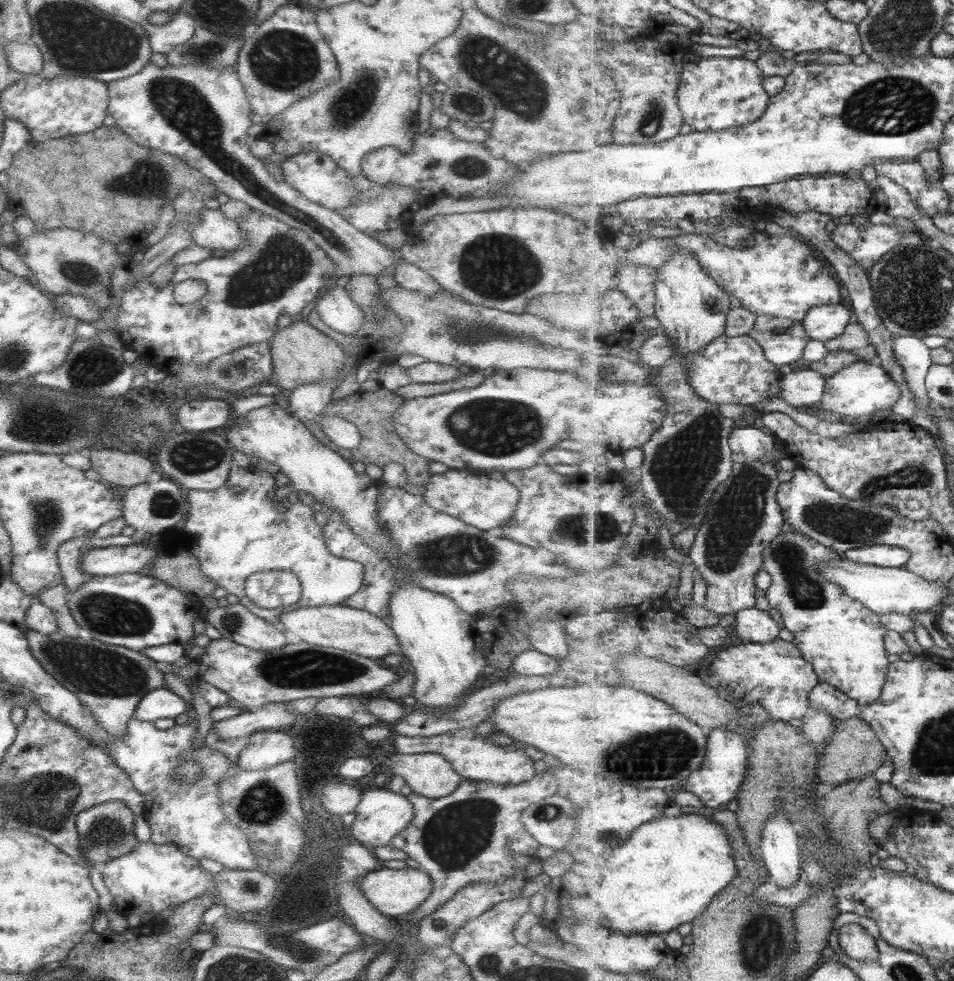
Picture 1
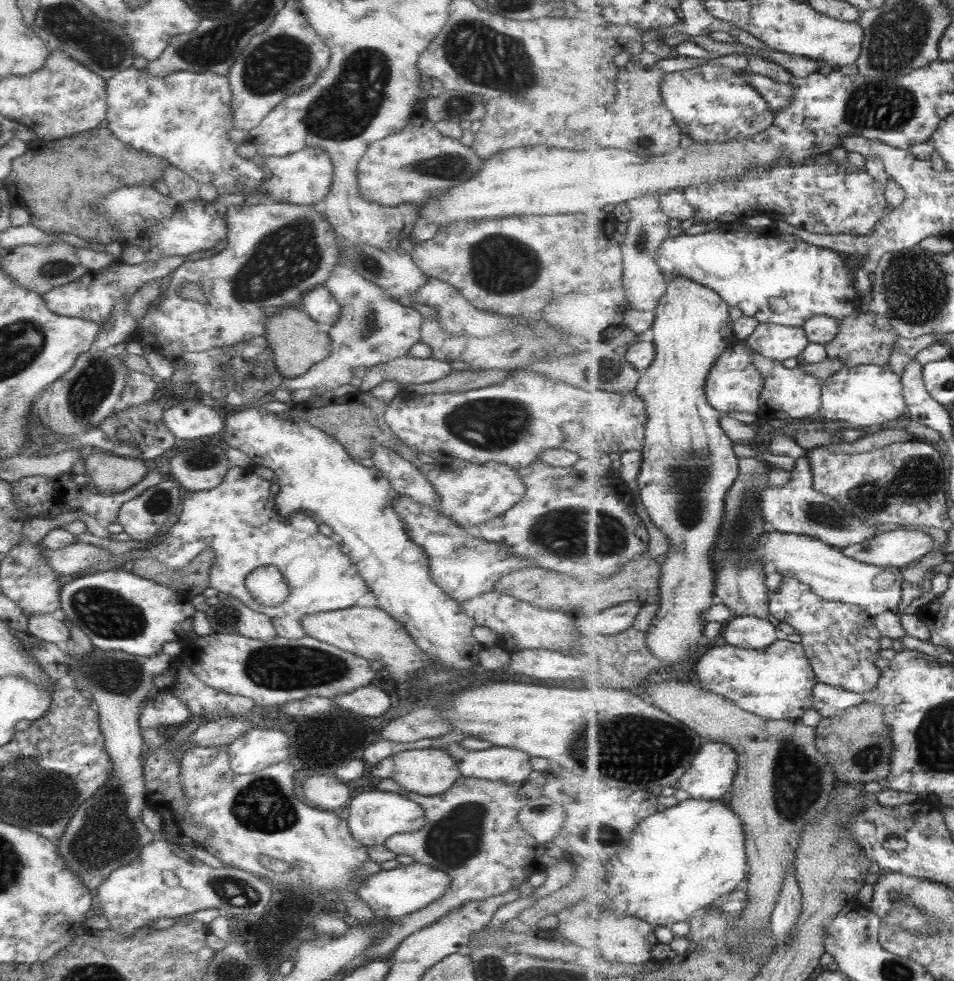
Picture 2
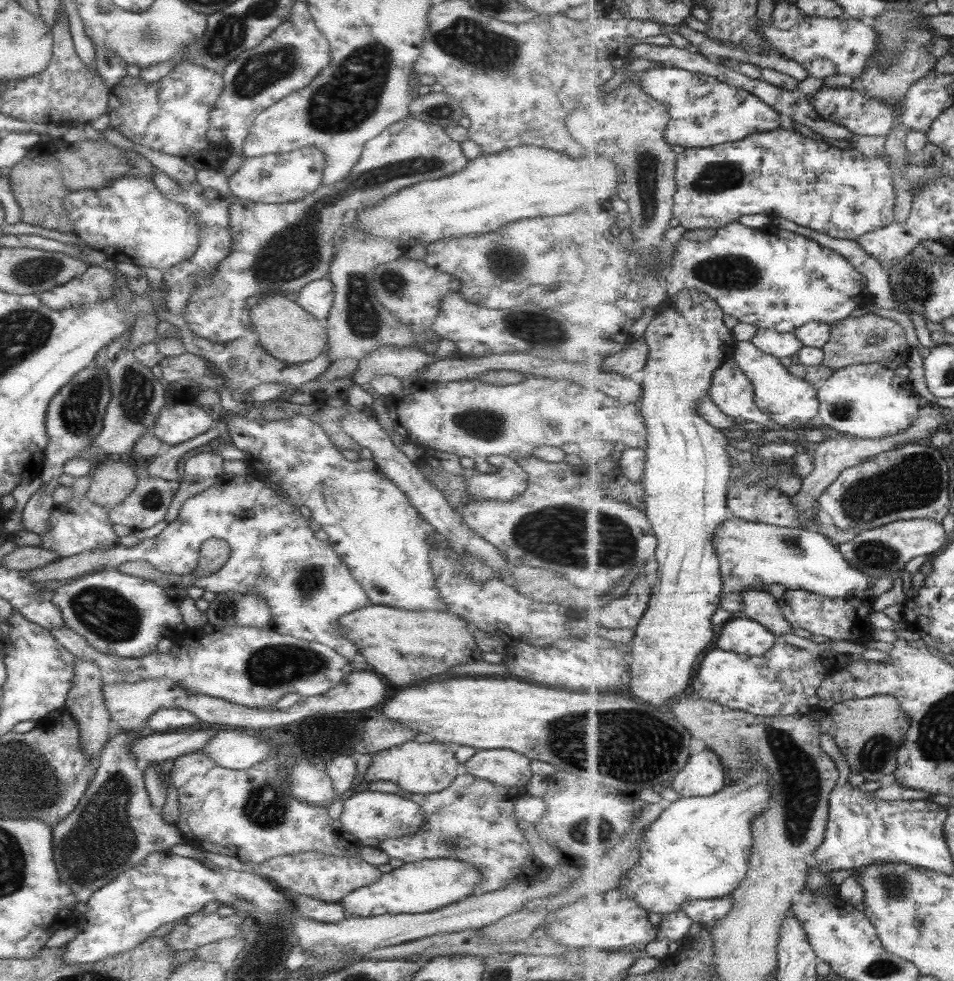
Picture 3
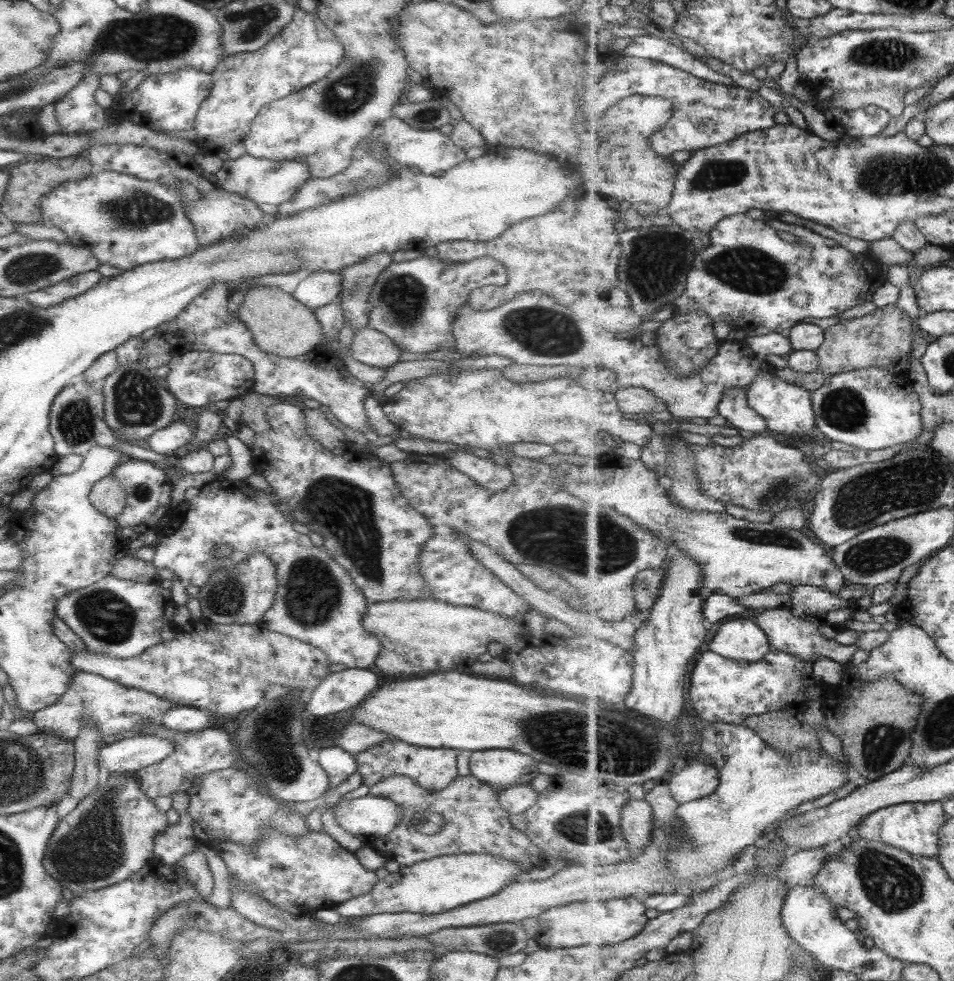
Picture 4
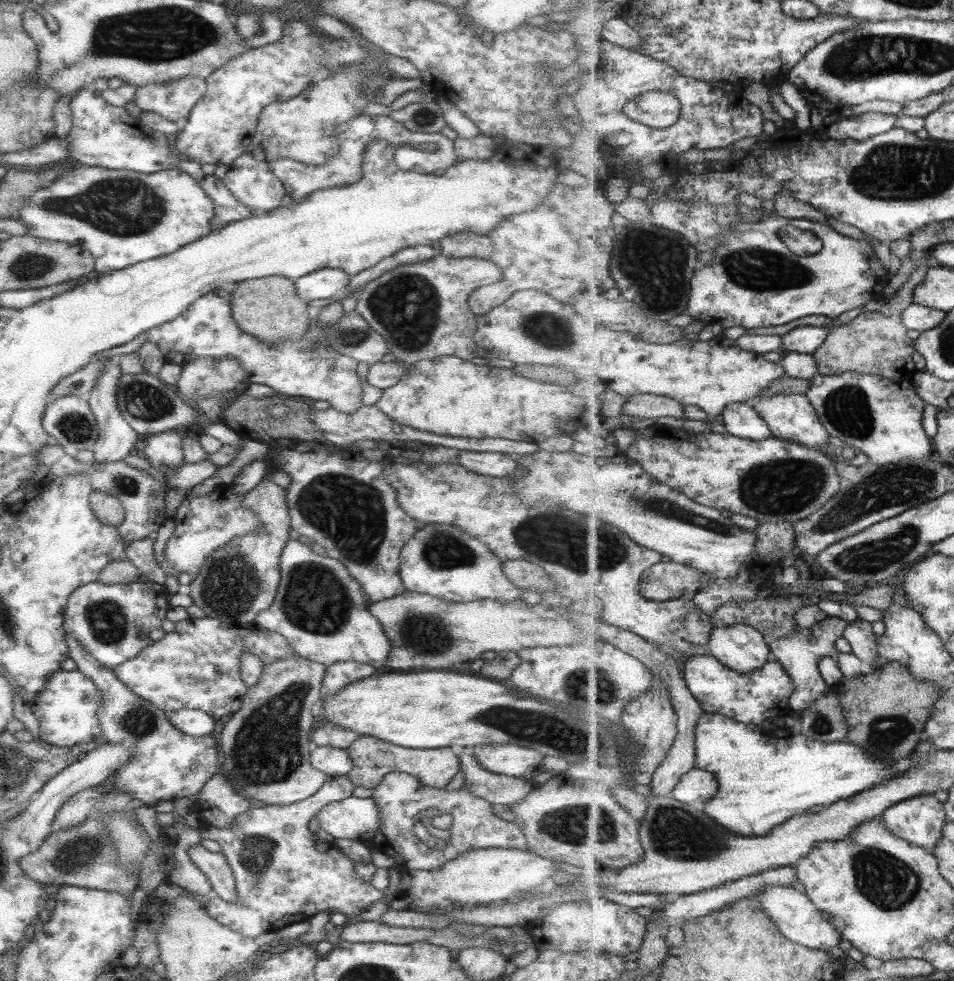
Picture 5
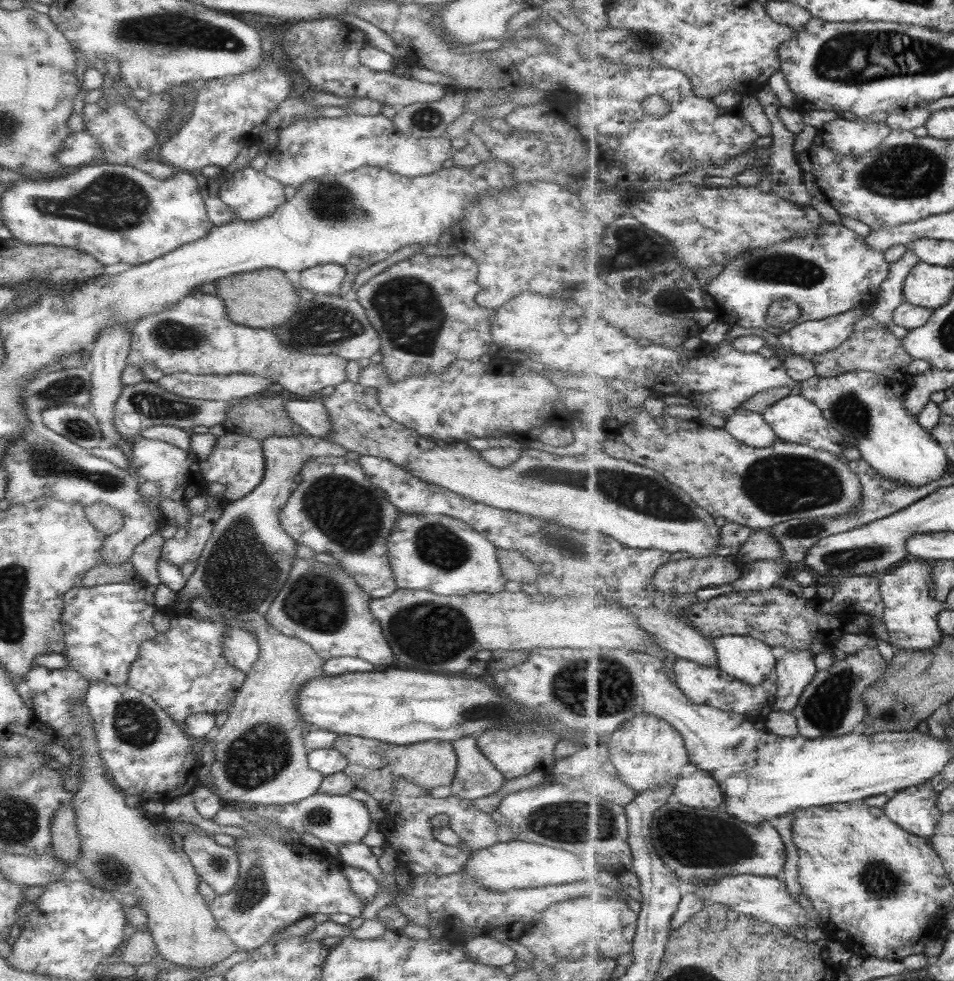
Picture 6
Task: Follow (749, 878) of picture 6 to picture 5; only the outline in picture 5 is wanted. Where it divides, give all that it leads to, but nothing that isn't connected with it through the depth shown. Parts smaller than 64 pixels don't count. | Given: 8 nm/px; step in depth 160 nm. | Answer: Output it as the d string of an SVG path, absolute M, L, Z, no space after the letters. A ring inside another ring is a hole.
M773 885L764 891L756 892L754 897L760 902L760 907L775 921L789 940L819 950L829 950L831 946L839 946L843 940L842 934L831 924L830 919L825 920L825 916L813 904L813 901L790 886Z

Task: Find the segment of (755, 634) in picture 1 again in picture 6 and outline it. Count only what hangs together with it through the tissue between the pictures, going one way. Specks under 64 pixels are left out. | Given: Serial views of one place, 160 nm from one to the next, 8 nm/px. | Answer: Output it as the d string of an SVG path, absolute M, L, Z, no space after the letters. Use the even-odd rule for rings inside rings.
M721 636L712 640L719 668L745 684L763 684L775 676L777 660L773 648L751 636Z

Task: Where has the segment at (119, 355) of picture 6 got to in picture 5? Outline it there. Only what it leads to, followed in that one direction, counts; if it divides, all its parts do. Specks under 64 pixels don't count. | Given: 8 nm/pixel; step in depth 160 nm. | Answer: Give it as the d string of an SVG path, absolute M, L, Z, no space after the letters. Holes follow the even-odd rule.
M113 356L105 359L106 361L102 364L86 400L98 430L97 438L91 449L93 463L106 463L123 459L129 454L135 440L137 440L137 433L125 422L117 408L116 390L118 389L119 377L122 375L120 366L117 364L117 358Z

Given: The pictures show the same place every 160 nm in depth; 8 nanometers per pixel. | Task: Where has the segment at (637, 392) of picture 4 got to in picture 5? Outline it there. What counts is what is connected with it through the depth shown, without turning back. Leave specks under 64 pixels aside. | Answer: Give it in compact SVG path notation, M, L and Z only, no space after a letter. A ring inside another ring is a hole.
M634 394L628 397L624 406L624 414L643 418L659 418L659 416L673 416L685 419L684 404L669 396L658 394Z

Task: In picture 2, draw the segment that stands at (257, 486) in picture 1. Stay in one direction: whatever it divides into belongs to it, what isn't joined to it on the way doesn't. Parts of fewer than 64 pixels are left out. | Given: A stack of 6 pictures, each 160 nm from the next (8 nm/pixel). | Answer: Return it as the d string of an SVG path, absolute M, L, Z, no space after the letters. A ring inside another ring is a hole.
M229 466L217 486L199 492L183 492L177 521L159 542L155 542L154 545L146 549L133 548L127 550L116 556L117 562L127 564L130 561L146 557L161 563L165 569L177 571L191 562L199 552L211 549L213 561L211 561L211 569L209 569L208 575L209 588L213 588L217 592L224 592L229 597L237 599L243 606L254 610L256 613L268 616L275 630L275 637L291 641L304 638L305 632L301 630L300 625L302 616L355 606L356 600L359 600L363 594L368 592L368 588L363 579L359 577L357 569L353 567L353 562L343 552L340 544L319 534L318 522L312 515L305 511L299 511L280 516L277 515L277 512L274 512L273 498L277 488L277 484L257 477L252 470L248 472L248 469L244 467ZM263 566L275 566L286 584L288 593L285 595L283 602L280 602L277 606L265 608L255 601L245 598L243 591L245 577L255 568Z

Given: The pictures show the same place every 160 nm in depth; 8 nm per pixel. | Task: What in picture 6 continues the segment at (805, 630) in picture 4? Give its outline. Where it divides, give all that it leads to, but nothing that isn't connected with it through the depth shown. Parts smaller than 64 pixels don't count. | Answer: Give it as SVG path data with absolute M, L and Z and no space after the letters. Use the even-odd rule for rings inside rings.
M808 648L787 650L776 664L775 681L779 685L779 691L772 710L792 711L819 671L816 657Z

